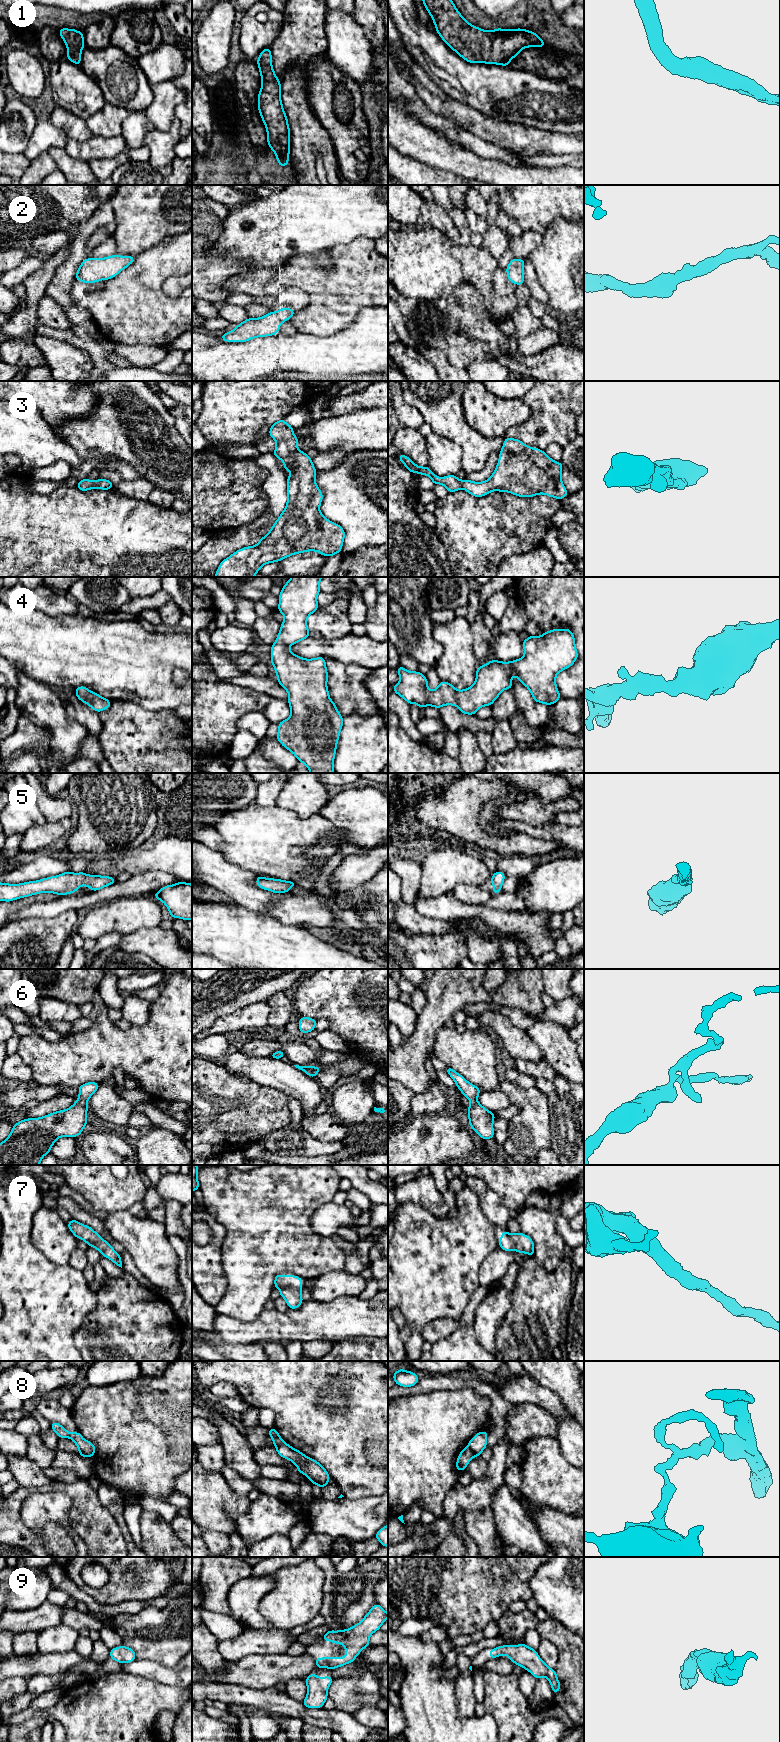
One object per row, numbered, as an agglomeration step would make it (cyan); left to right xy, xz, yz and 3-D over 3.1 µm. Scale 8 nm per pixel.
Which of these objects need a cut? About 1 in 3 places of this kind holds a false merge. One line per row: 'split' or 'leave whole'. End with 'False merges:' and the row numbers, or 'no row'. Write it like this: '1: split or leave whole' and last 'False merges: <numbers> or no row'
1: leave whole
2: leave whole
3: leave whole
4: leave whole
5: leave whole
6: leave whole
7: leave whole
8: split
9: leave whole
False merges: 8

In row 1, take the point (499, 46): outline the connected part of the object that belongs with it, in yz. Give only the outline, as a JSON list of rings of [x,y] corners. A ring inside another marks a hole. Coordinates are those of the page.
[[[423,0],[423,4],[429,12],[436,31],[442,40],[469,63],[482,62],[485,64],[508,66],[509,62],[515,56],[518,56],[522,49],[546,46],[543,40],[533,31],[521,28],[503,30],[500,27],[496,30],[484,31],[471,25],[463,18],[452,0]]]

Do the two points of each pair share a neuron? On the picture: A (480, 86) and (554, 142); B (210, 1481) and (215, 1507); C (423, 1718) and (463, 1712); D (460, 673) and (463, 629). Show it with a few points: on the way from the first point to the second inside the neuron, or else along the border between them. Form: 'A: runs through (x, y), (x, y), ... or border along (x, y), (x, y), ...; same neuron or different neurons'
A: border along (513, 122), (559, 133); different neurons
B: runs through (210, 1487), (210, 1501); same neuron
C: border along (454, 1690), (457, 1714), (461, 1718), (474, 1716); different neurons
D: runs through (460, 662), (460, 640); same neuron

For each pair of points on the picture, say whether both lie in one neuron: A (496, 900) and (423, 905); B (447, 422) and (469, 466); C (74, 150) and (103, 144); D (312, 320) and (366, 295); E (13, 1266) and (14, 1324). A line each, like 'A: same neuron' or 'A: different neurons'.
A: different neurons
B: same neuron
C: same neuron
D: same neuron
E: same neuron

